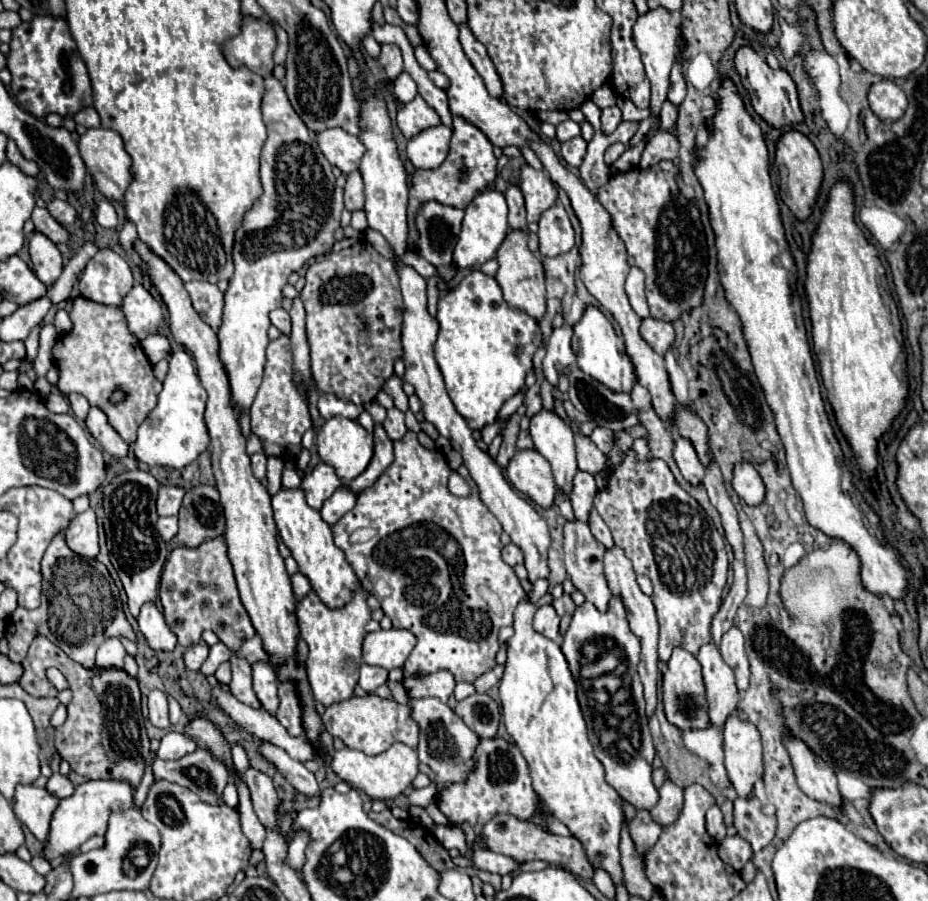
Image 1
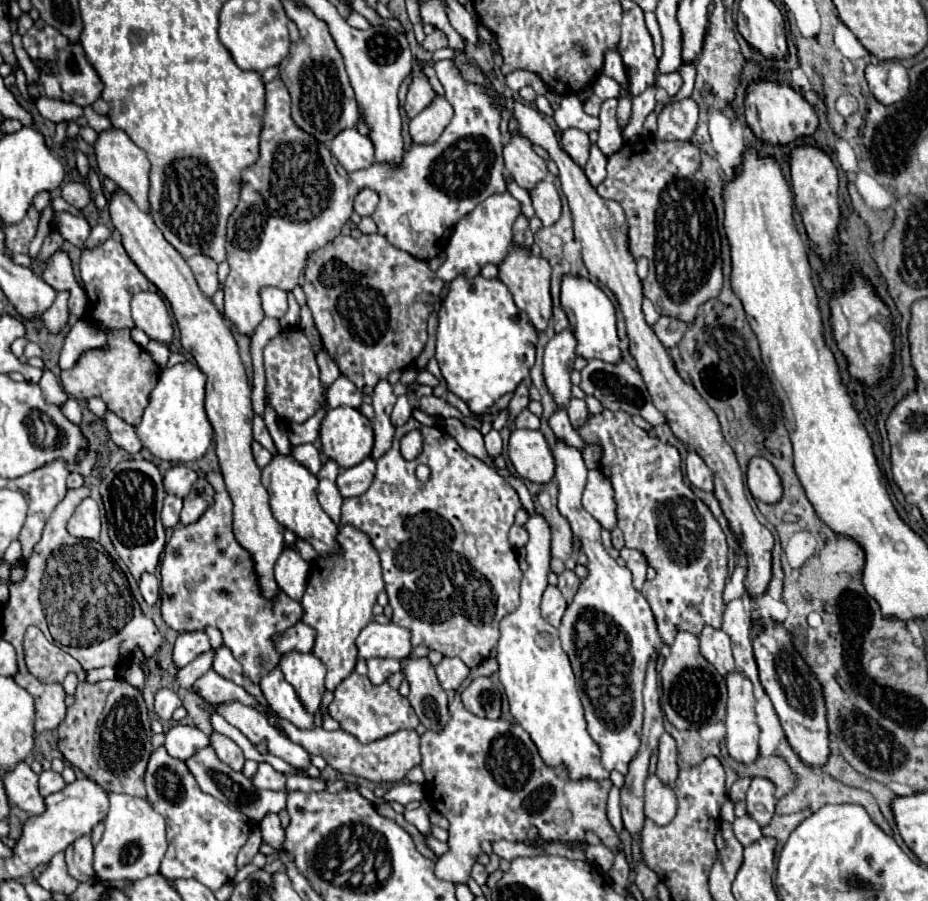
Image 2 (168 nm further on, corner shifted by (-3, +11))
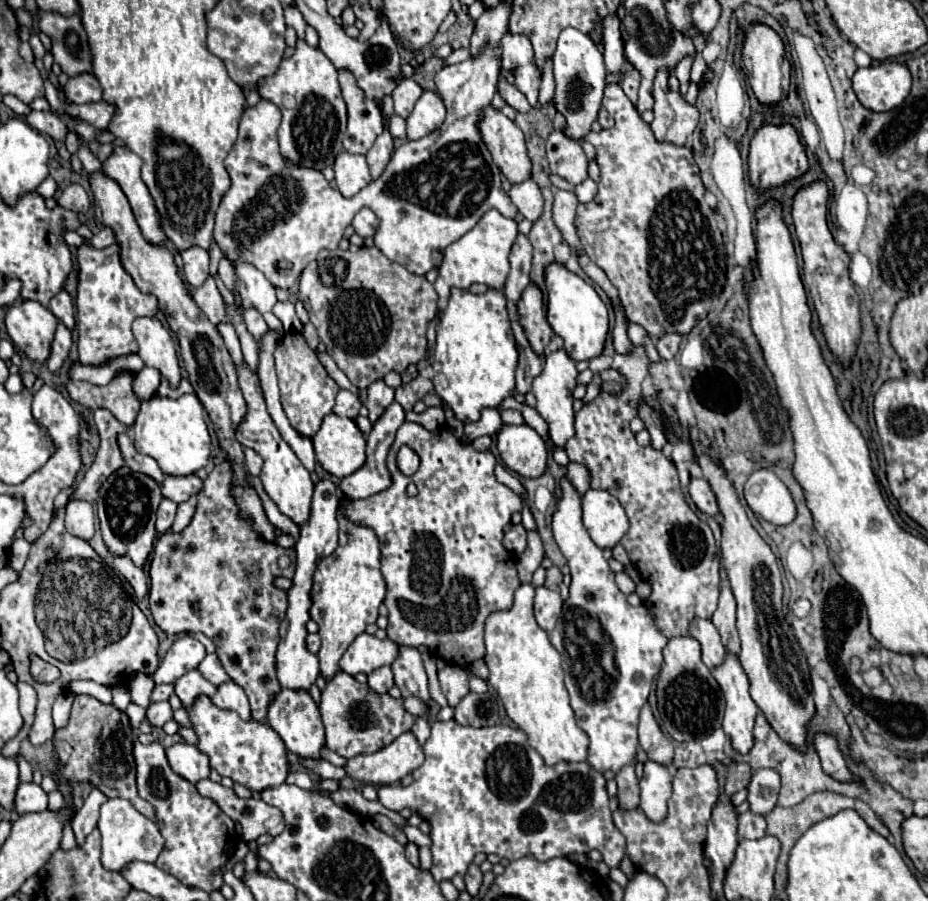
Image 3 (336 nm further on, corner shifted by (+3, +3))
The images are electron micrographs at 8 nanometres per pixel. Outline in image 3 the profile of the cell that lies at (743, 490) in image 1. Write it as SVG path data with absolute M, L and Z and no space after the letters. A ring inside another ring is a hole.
M756 470L744 486L744 496L752 512L770 524L788 526L796 518L790 490L772 470Z

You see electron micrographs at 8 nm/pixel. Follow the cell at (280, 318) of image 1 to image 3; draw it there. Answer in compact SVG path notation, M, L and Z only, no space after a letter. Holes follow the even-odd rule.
M234 262L234 266L236 266L236 276L240 280L242 306L256 308L264 316L268 328L282 328L282 322L270 312L272 306L276 304L276 294L266 276L250 262Z

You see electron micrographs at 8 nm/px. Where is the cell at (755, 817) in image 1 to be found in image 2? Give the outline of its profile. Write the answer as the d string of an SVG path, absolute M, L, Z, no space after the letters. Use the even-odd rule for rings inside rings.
M754 778L746 792L748 816L752 816L760 824L760 828L764 828L770 824L774 816L774 806L776 806L776 796L772 782L764 778Z

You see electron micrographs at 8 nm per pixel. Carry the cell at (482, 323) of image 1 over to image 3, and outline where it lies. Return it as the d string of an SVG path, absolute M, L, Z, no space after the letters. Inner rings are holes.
M454 288L436 328L432 356L436 394L454 410L454 416L462 424L476 422L482 408L498 408L512 394L516 364L518 350L502 292L488 290L486 294L470 294L468 290Z

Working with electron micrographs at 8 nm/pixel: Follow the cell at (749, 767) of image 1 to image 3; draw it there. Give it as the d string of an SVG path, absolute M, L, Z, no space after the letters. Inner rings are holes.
M726 652L724 662L712 668L712 676L718 680L726 700L722 728L732 738L732 746L740 754L746 754L754 746L752 728L758 712L758 706L748 694L748 676L740 666L738 656L732 652Z

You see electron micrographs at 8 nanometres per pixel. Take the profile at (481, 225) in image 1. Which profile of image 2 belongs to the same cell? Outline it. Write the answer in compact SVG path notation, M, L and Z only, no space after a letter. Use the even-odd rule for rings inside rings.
M510 192L492 194L482 204L478 204L472 212L468 212L454 226L454 232L452 232L452 236L448 240L448 246L446 246L446 256L448 258L438 268L436 276L442 282L450 282L456 276L472 278L482 270L484 264L488 264L488 262L500 264L506 258L508 248L512 244L512 224L514 224L518 214L520 214L520 202L516 198L512 198Z

